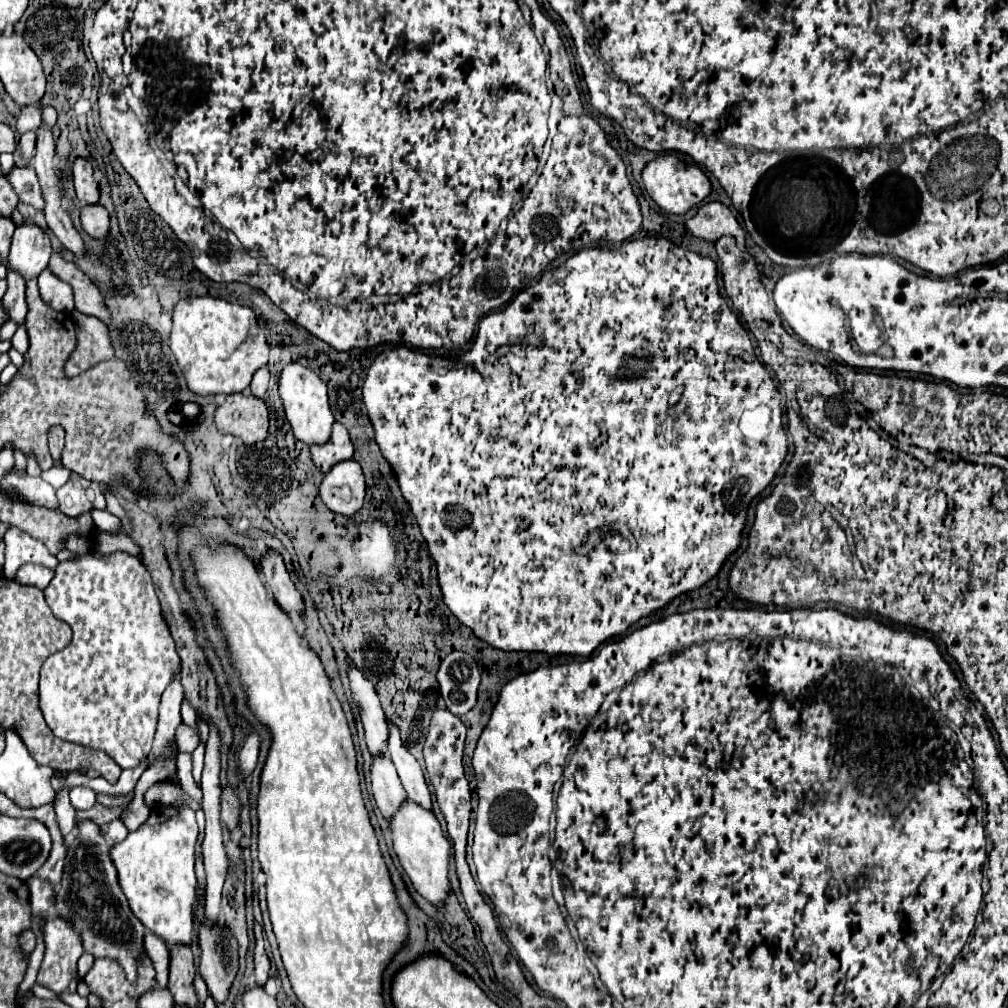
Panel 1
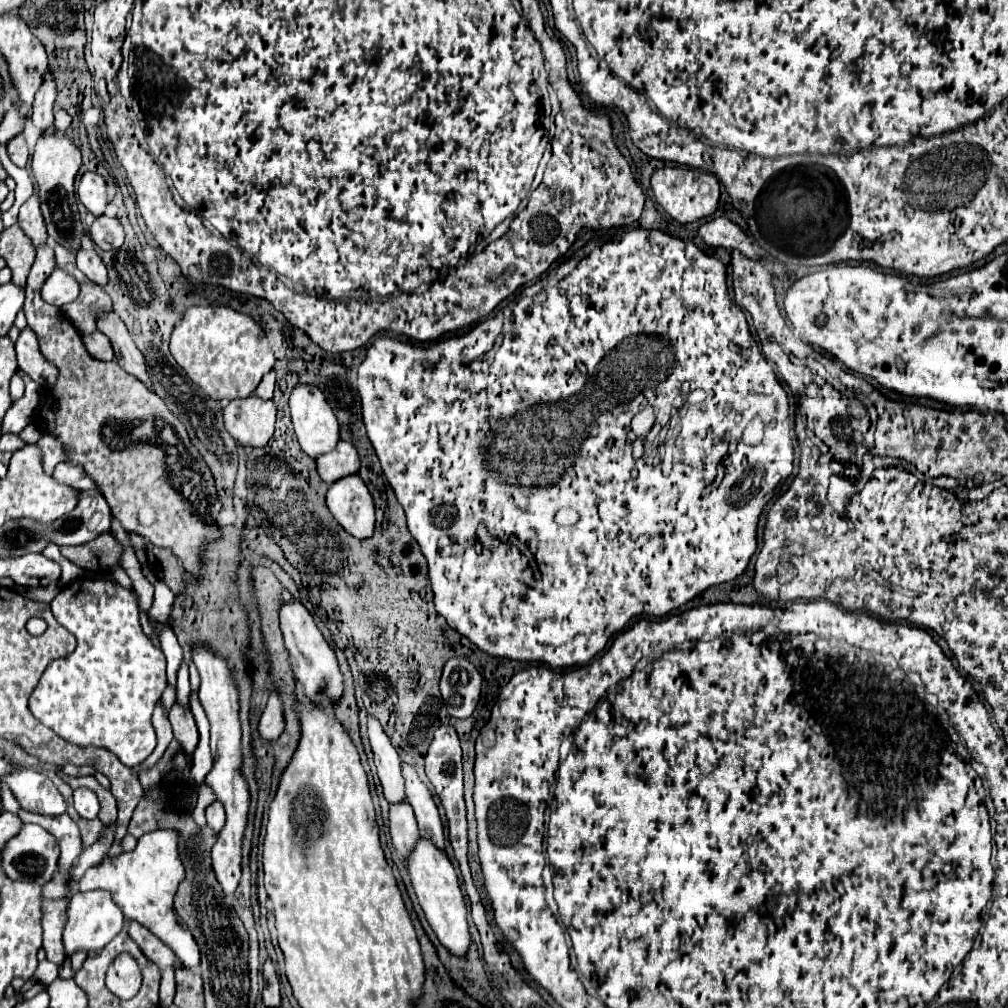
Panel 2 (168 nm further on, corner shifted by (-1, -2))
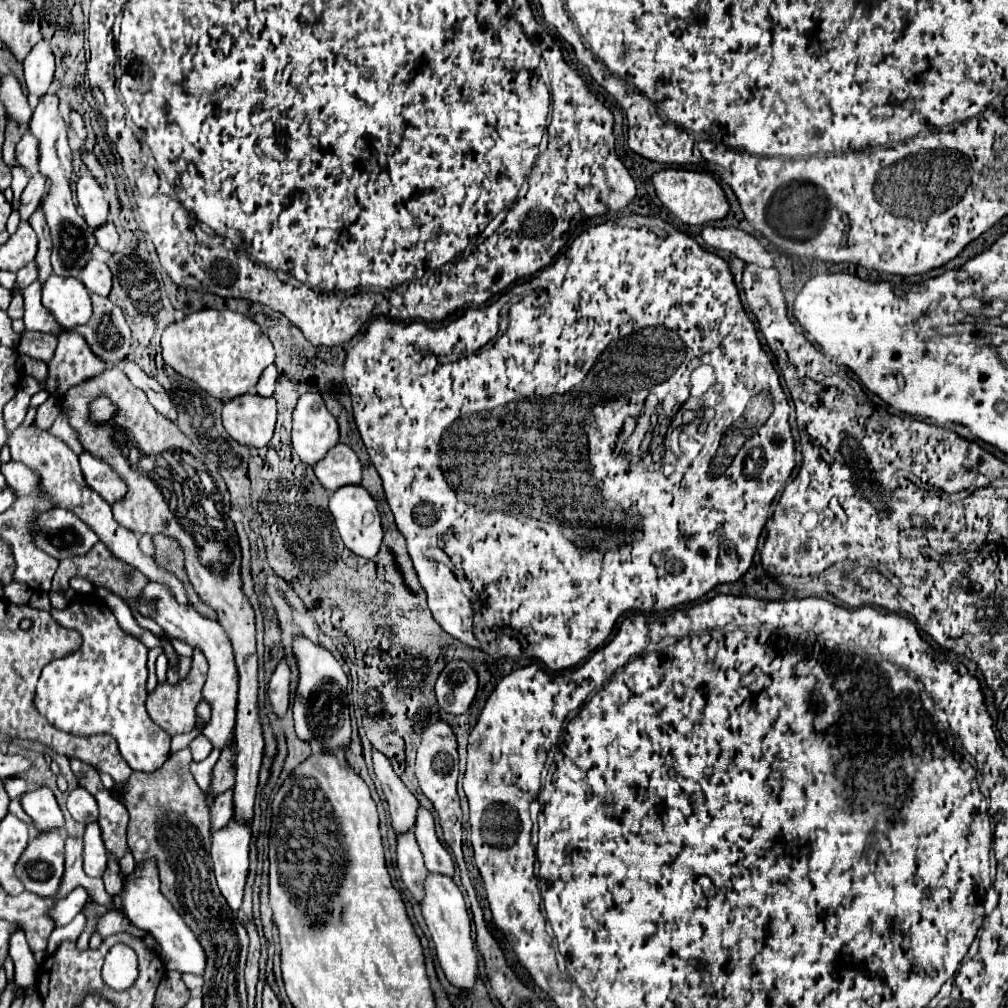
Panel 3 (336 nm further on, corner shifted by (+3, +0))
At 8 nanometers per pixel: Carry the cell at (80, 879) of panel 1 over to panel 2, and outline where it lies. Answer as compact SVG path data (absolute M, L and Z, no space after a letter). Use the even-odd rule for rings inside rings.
M124 952L110 964L106 986L118 998L132 998L140 990L140 982L142 982L142 972L134 956Z

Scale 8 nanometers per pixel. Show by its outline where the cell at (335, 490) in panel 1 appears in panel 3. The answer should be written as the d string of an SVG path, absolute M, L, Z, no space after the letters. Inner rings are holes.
M346 486L346 488L338 488L338 492L332 492L330 494L330 512L334 516L336 528L338 528L346 548L350 548L356 556L362 556L362 558L376 556L380 542L382 542L380 514L376 510L374 498L362 486Z

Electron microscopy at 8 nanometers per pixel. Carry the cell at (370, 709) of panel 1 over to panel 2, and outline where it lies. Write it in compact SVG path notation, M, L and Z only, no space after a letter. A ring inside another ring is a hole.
M368 718L368 736L374 752L376 770L384 788L384 796L390 804L398 804L406 800L404 778L402 778L402 760L396 748L390 744L390 738L384 734L382 726L376 718Z

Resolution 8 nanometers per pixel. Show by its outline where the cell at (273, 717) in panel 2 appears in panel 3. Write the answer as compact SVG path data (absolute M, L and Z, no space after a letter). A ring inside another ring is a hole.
M284 660L278 664L278 668L274 670L274 674L270 678L268 698L272 704L272 712L282 718L290 704L290 670Z

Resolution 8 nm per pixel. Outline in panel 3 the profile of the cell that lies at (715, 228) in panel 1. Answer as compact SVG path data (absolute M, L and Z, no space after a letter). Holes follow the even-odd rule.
M706 226L702 230L702 238L708 246L732 252L748 264L758 264L758 266L764 266L764 268L772 266L772 254L754 236L742 232L740 228Z

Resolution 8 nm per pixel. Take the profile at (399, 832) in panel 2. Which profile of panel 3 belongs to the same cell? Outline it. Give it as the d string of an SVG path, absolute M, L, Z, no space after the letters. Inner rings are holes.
M414 832L396 834L396 862L402 874L404 886L412 892L412 896L420 902L422 900L422 882L426 878L426 866L422 860L422 852L414 838Z

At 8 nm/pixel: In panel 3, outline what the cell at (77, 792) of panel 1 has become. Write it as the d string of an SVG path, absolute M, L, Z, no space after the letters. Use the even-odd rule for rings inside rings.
M78 786L76 790L70 792L68 796L68 812L72 814L74 820L78 822L94 822L98 818L98 806L96 800L90 792L86 792L82 786Z

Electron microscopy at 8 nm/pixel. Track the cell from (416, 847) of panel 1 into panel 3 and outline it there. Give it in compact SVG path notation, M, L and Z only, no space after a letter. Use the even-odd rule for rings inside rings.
M428 872L426 880L424 880L424 898L422 898L420 906L422 906L424 922L430 930L430 936L436 946L436 956L440 960L440 966L442 966L446 978L456 988L470 990L478 976L478 960L474 954L472 938L470 938L470 918L466 912L464 894L460 892L460 888L454 884L454 880L450 876Z

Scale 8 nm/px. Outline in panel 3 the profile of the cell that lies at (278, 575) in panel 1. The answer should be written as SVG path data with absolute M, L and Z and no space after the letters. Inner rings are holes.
M294 636L292 652L298 662L298 686L294 694L294 722L296 734L312 746L312 752L344 748L350 742L350 714L348 714L348 676L338 660L322 644L306 636Z

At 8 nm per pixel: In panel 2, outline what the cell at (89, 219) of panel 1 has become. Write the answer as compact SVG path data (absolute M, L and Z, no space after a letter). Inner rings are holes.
M96 218L90 226L92 240L102 250L118 250L124 244L124 230L116 218Z

